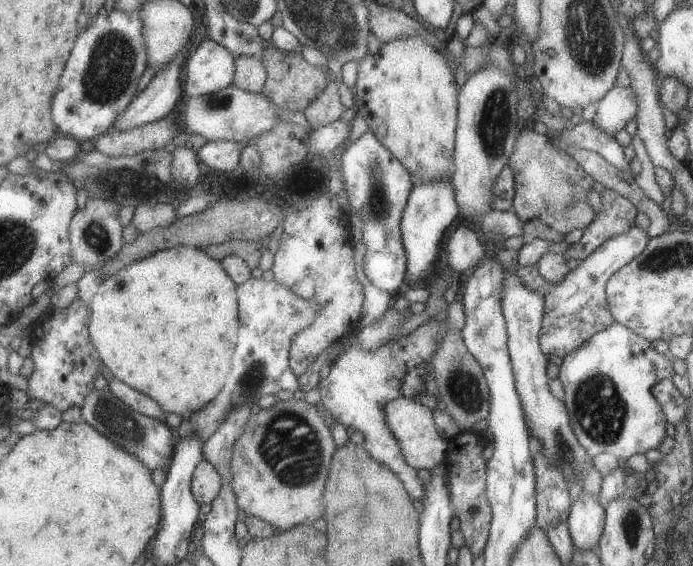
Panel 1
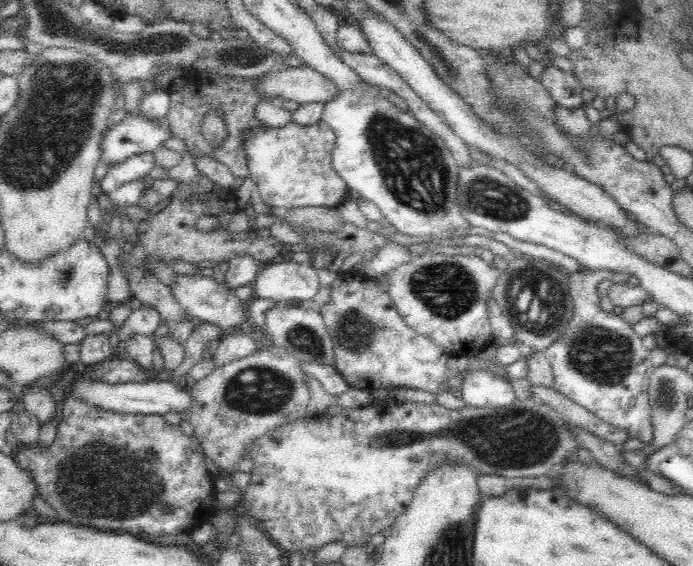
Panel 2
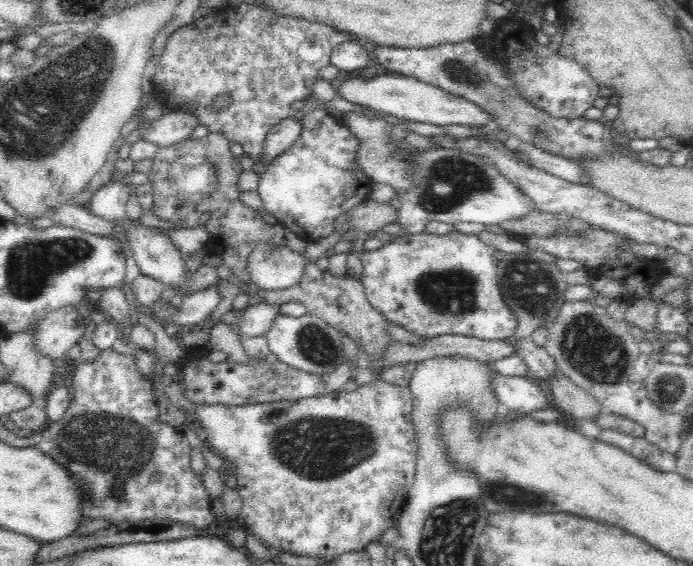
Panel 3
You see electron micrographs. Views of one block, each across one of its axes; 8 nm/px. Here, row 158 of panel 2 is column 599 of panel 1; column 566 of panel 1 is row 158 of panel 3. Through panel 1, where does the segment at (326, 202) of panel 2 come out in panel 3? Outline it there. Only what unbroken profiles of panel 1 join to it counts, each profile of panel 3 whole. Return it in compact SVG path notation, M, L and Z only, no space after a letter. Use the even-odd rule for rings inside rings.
M315 109L306 113L301 122L303 129L301 136L284 154L272 160L266 172L259 176L256 190L262 200L261 206L264 206L268 214L277 218L277 223L291 229L307 242L313 242L333 234L335 232L334 220L343 212L349 211L368 199L374 182L368 180L356 163L360 141L338 117L331 115L326 110Z

